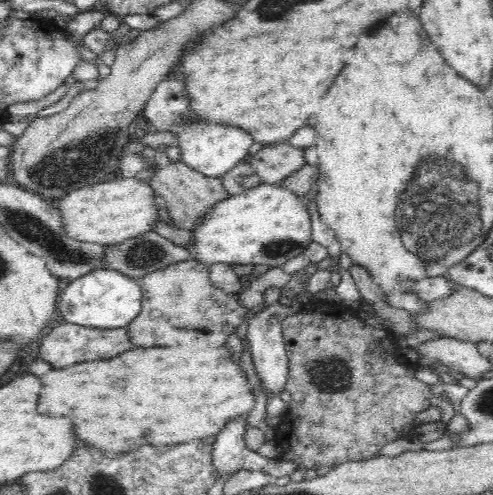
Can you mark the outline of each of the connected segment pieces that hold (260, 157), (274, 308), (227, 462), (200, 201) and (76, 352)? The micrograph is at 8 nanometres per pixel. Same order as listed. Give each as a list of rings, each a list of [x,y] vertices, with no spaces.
[[[290,141],[264,146],[248,159],[263,184],[277,185],[306,165],[304,149],[294,147]]]
[[[277,301],[269,307],[266,306],[259,313],[255,313],[248,320],[247,339],[257,376],[263,381],[262,386],[277,396],[284,390],[284,385],[288,380],[288,355],[283,339],[282,323],[287,316],[292,314],[291,307],[286,307]]]
[[[238,416],[230,420],[211,444],[211,463],[215,474],[226,476],[232,472],[262,470],[273,477],[290,476],[297,470],[296,463],[282,460],[280,464],[272,462],[268,457],[250,450],[245,443],[245,432],[248,428],[247,416]]]
[[[165,160],[162,167],[152,170],[149,183],[152,185],[156,197],[166,203],[172,223],[182,230],[191,231],[208,209],[216,206],[222,200],[228,200],[230,197],[228,191],[224,189],[221,178],[204,176],[204,174],[192,170],[181,161],[172,163]]]
[[[59,319],[58,326],[48,329],[40,340],[38,357],[50,362],[54,368],[66,368],[78,362],[86,360],[108,360],[116,354],[122,354],[132,348],[132,340],[128,335],[127,327],[97,329],[92,327],[81,327]]]

